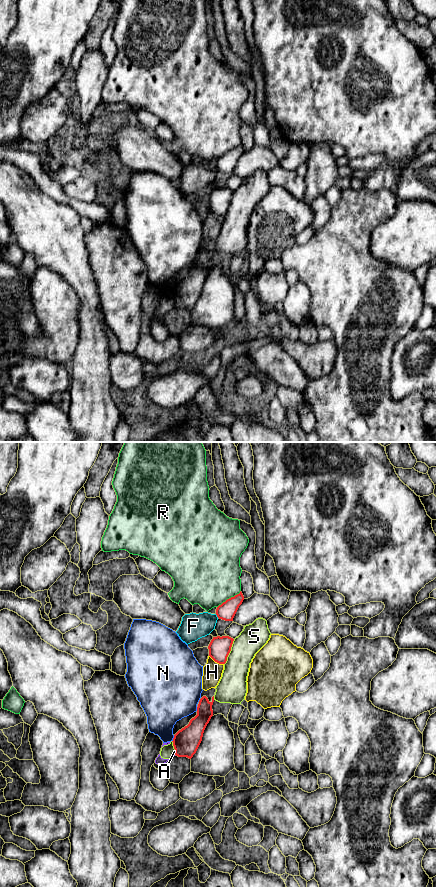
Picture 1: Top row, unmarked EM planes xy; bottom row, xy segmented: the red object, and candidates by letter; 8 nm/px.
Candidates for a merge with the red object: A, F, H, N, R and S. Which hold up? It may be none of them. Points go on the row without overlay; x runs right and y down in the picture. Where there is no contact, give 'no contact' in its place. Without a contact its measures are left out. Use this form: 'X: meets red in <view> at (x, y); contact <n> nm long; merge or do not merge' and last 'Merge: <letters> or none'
A: meets red in xy at (175, 305); contact 30 nm long; do not merge
F: meets red in xy at (217, 168); contact 40 nm long; do not merge
H: meets red in xy at (216, 213); contact 140 nm long; do not merge
N: meets red in xy at (173, 290); contact 60 nm long; do not merge
R: meets red in xy at (229, 150); contact 240 nm long; do not merge
S: meets red in xy at (229, 204); contact 220 nm long; do not merge
Merge: none

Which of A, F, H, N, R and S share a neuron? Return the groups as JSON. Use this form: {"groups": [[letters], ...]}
{"groups": [["A", "S"], ["F"], ["H"], ["N"], ["R"]]}

